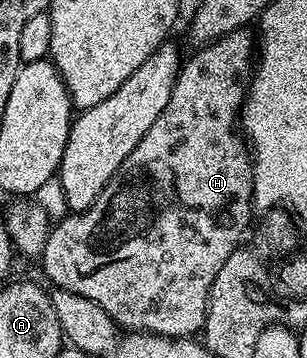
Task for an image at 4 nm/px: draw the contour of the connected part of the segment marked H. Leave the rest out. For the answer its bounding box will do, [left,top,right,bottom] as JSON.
[39,28,255,338]

